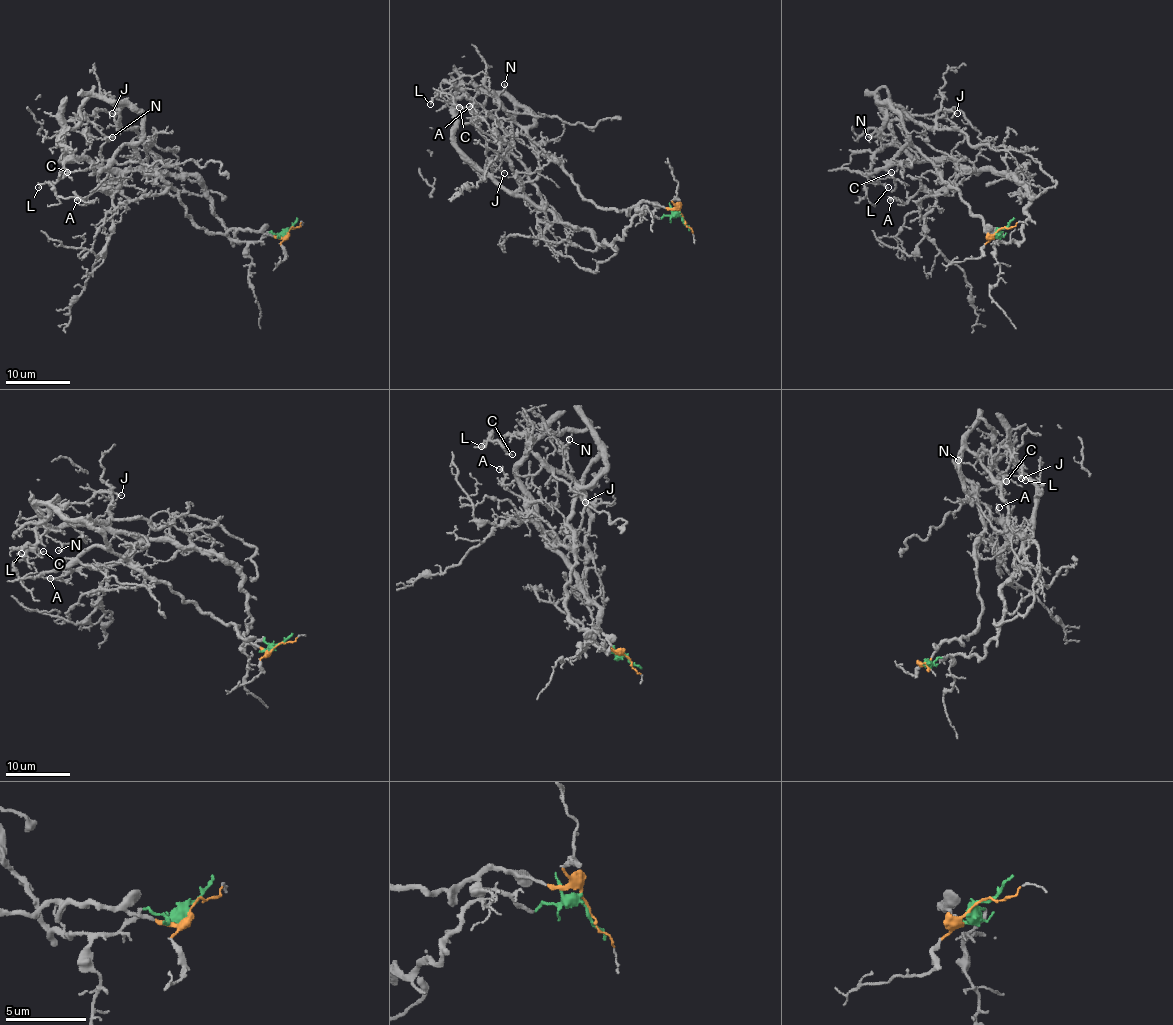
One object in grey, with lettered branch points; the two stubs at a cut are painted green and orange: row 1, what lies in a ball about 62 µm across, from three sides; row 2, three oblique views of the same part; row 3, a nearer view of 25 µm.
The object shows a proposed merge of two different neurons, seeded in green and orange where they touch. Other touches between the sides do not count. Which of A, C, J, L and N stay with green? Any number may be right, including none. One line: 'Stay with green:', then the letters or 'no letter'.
Stay with green: A, C, J, L

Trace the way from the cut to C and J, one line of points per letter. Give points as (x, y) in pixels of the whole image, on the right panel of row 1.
C: (1000, 229), (993, 241), (1023, 239), (1029, 195), (1011, 176), (912, 160), (883, 145), (870, 173), (891, 173)
J: (1000, 229), (993, 241), (1023, 239), (1029, 195), (1011, 176), (916, 160), (896, 140), (893, 119), (956, 113)

